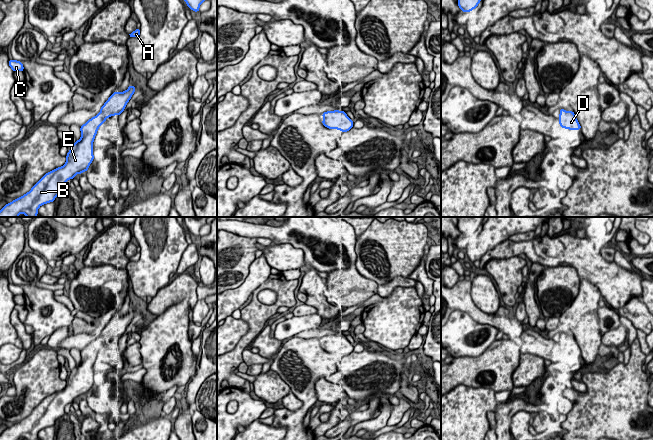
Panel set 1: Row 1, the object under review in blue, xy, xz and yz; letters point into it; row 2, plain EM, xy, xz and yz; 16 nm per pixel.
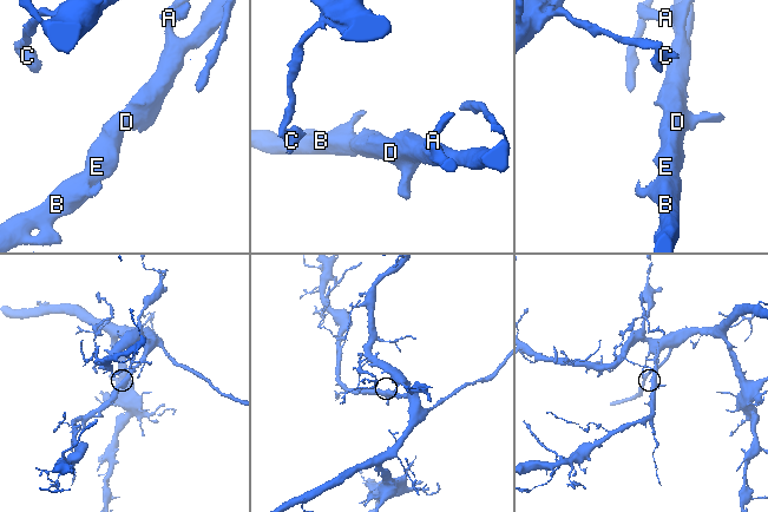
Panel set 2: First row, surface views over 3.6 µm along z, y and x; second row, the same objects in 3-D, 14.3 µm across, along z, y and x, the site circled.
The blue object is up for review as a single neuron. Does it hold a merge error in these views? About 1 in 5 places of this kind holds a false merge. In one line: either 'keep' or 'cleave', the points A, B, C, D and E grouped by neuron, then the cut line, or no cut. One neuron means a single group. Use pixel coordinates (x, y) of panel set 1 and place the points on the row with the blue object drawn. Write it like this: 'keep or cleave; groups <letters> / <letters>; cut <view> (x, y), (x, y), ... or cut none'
keep; groups A B C D E; cut none

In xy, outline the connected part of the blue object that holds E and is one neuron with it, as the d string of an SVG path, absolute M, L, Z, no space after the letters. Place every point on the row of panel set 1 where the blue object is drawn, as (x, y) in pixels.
M130 85L124 92L115 91L102 106L100 113L80 127L81 139L71 146L66 163L46 173L28 193L5 205L0 210L0 217L18 217L21 213L27 217L36 217L41 205L53 202L59 194L64 193L65 182L73 179L77 173L87 171L92 163L93 141L98 128L108 117L119 116L123 112L135 90Z

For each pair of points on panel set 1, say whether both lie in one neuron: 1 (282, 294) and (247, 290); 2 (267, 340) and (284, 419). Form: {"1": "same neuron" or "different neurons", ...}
{"1": "different neurons", "2": "different neurons"}

